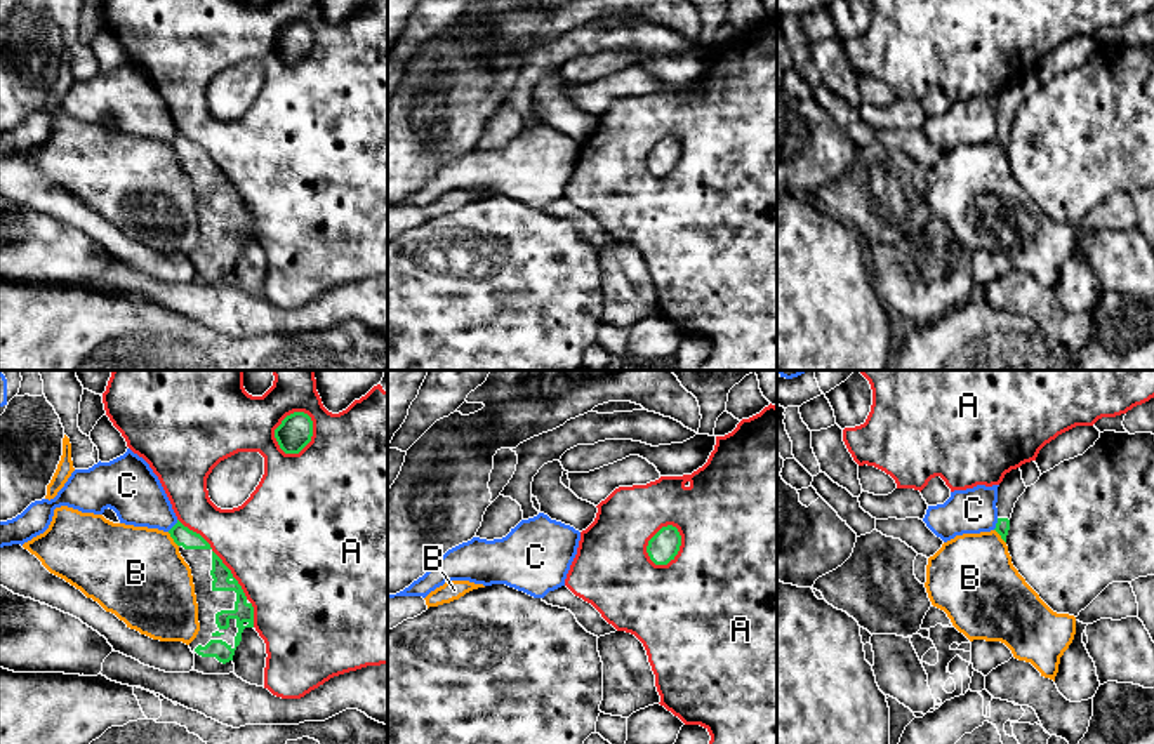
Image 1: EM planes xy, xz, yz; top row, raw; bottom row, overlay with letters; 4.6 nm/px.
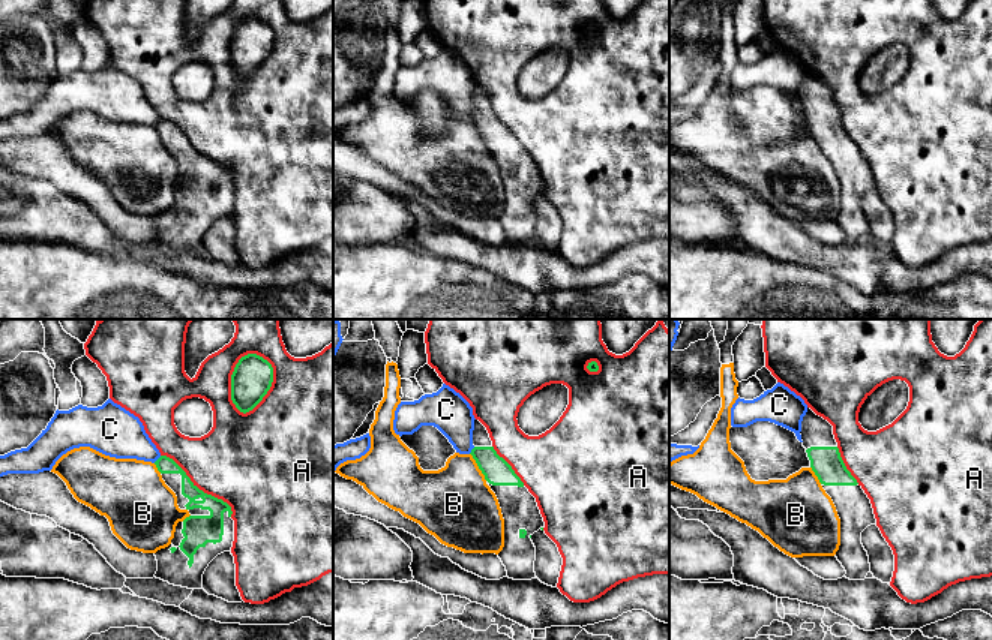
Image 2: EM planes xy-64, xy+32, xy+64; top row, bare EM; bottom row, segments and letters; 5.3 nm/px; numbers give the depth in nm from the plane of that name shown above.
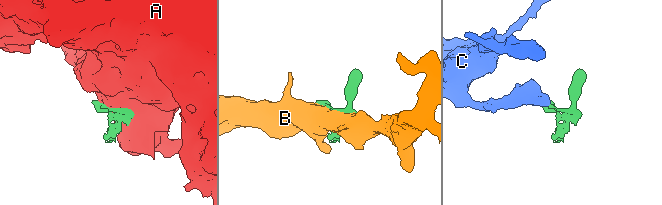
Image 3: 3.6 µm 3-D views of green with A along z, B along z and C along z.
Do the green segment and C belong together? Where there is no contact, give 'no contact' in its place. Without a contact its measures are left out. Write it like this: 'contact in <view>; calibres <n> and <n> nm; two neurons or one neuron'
contact in xy; calibres 90 and 260 nm; two neurons

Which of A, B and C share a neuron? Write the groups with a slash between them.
A / B / C

